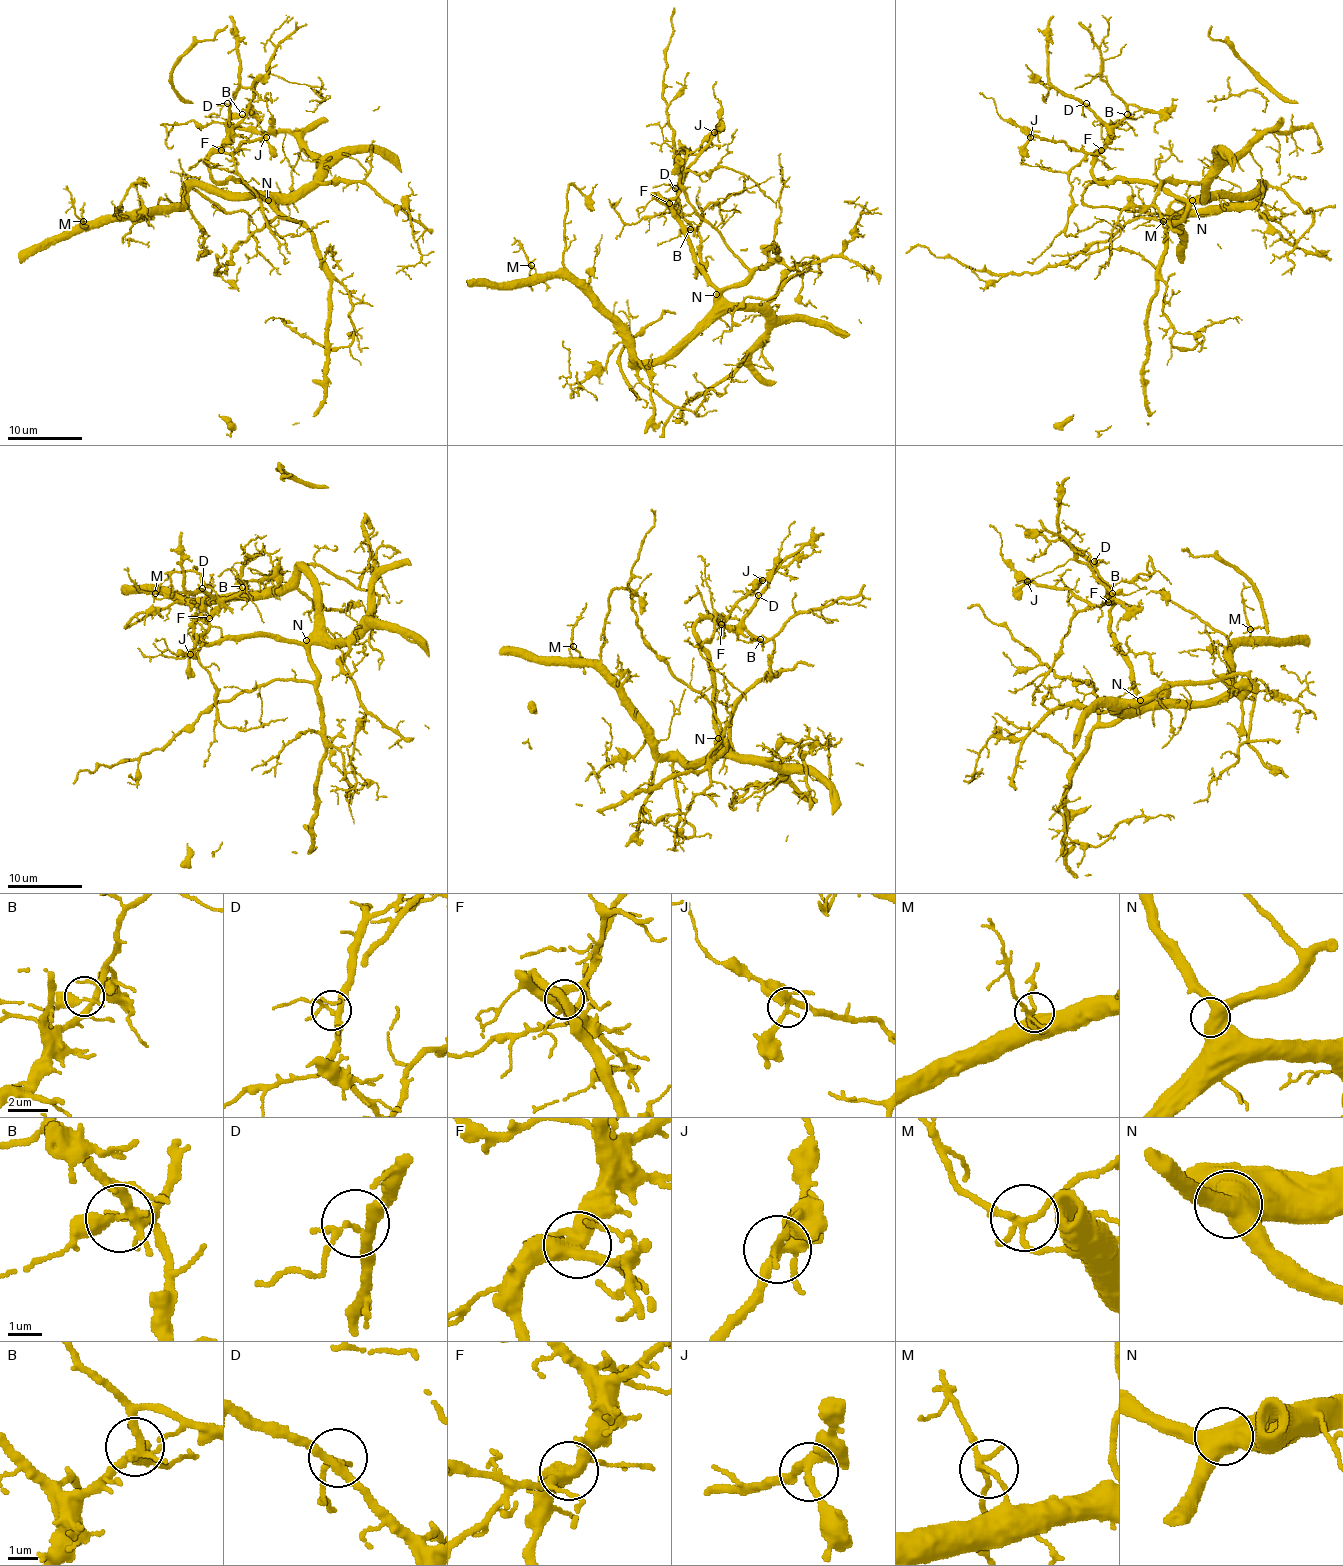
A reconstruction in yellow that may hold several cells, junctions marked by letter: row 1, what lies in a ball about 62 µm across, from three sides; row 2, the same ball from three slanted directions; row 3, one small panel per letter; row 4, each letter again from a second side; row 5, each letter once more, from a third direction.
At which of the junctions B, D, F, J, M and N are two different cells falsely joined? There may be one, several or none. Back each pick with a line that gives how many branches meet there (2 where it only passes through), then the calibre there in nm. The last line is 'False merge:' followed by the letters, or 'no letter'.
False merge: no letter

